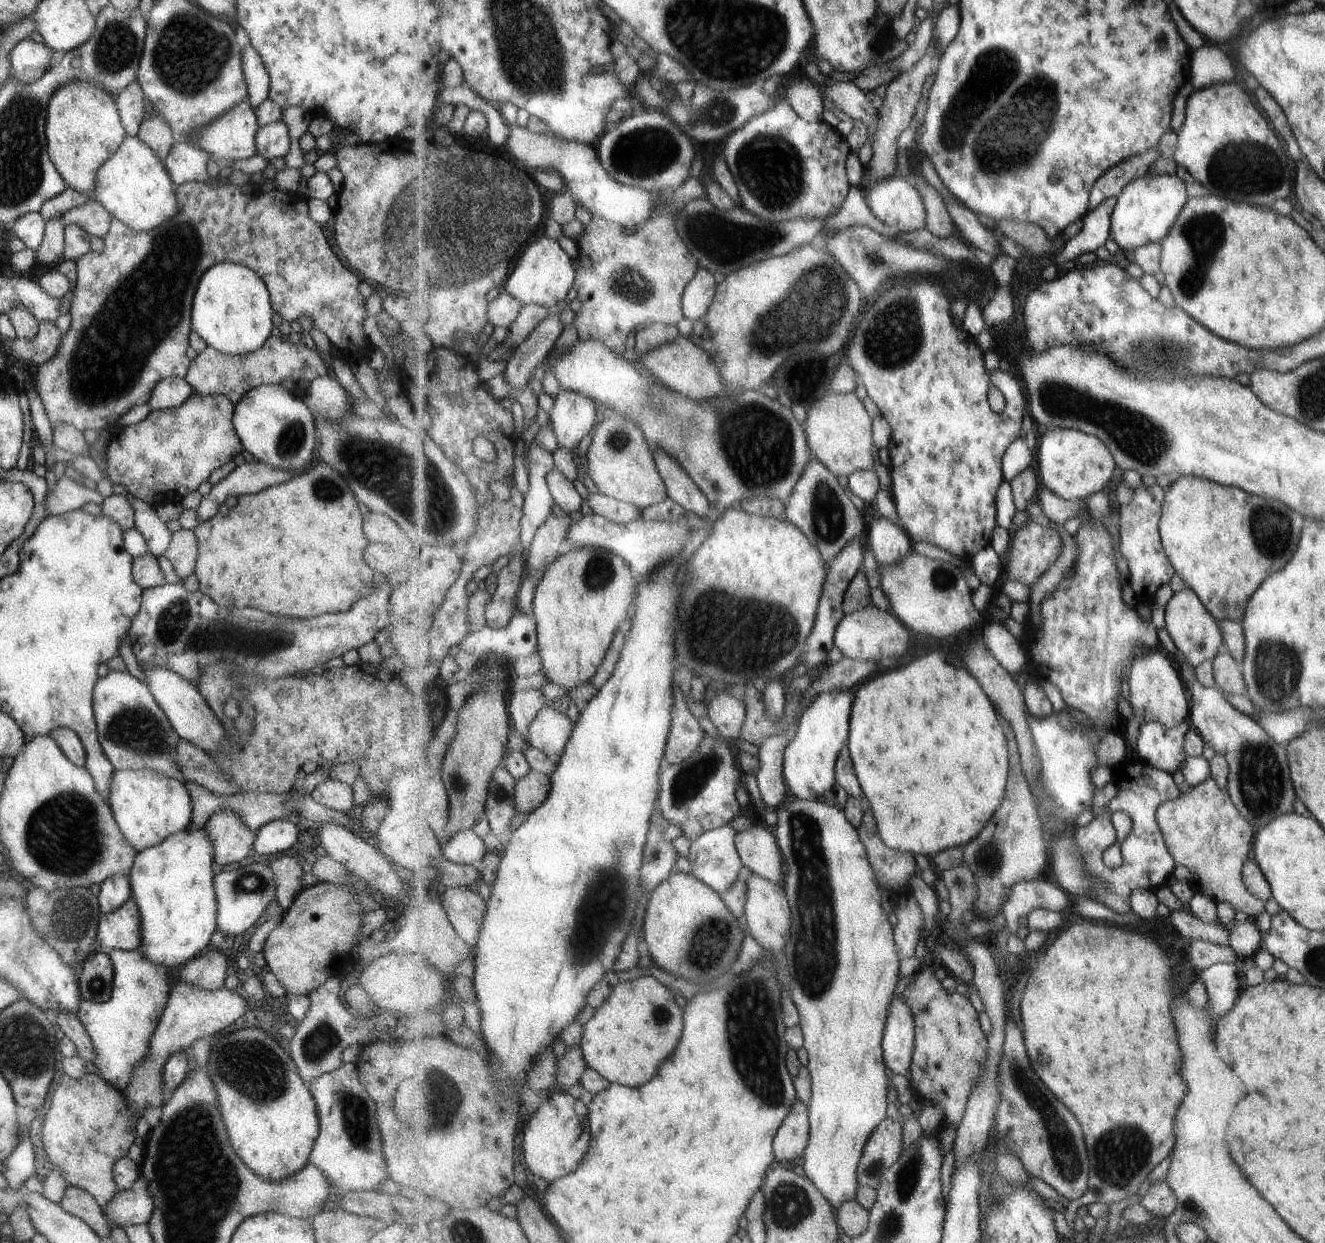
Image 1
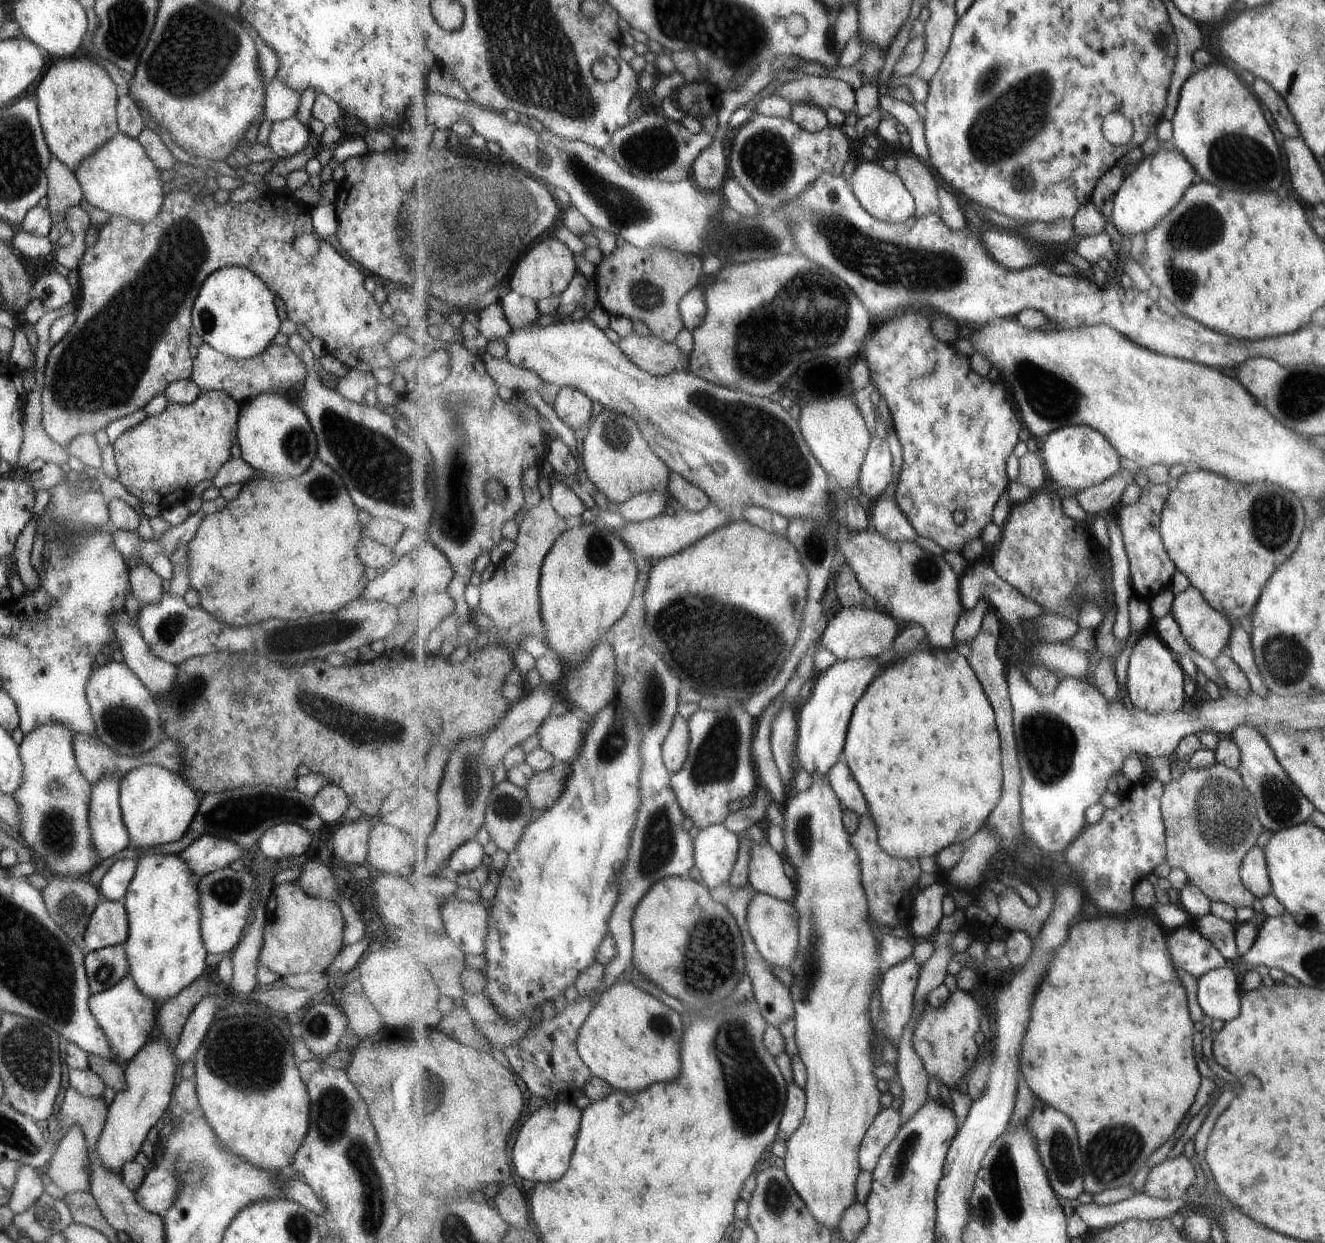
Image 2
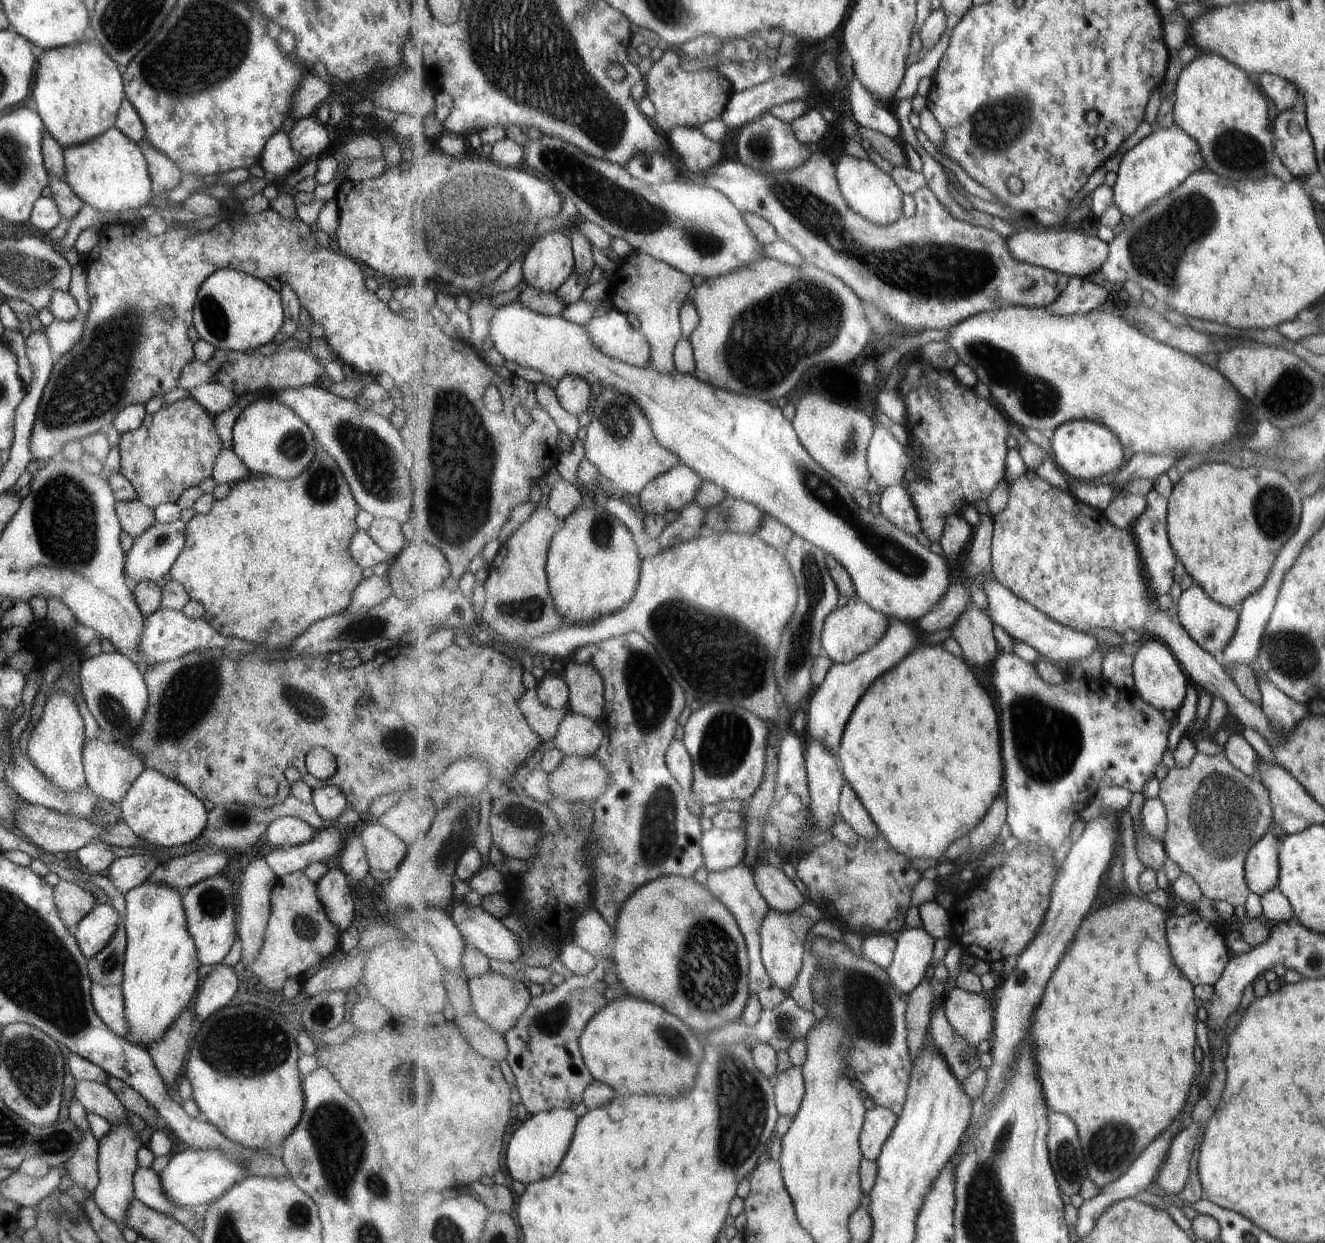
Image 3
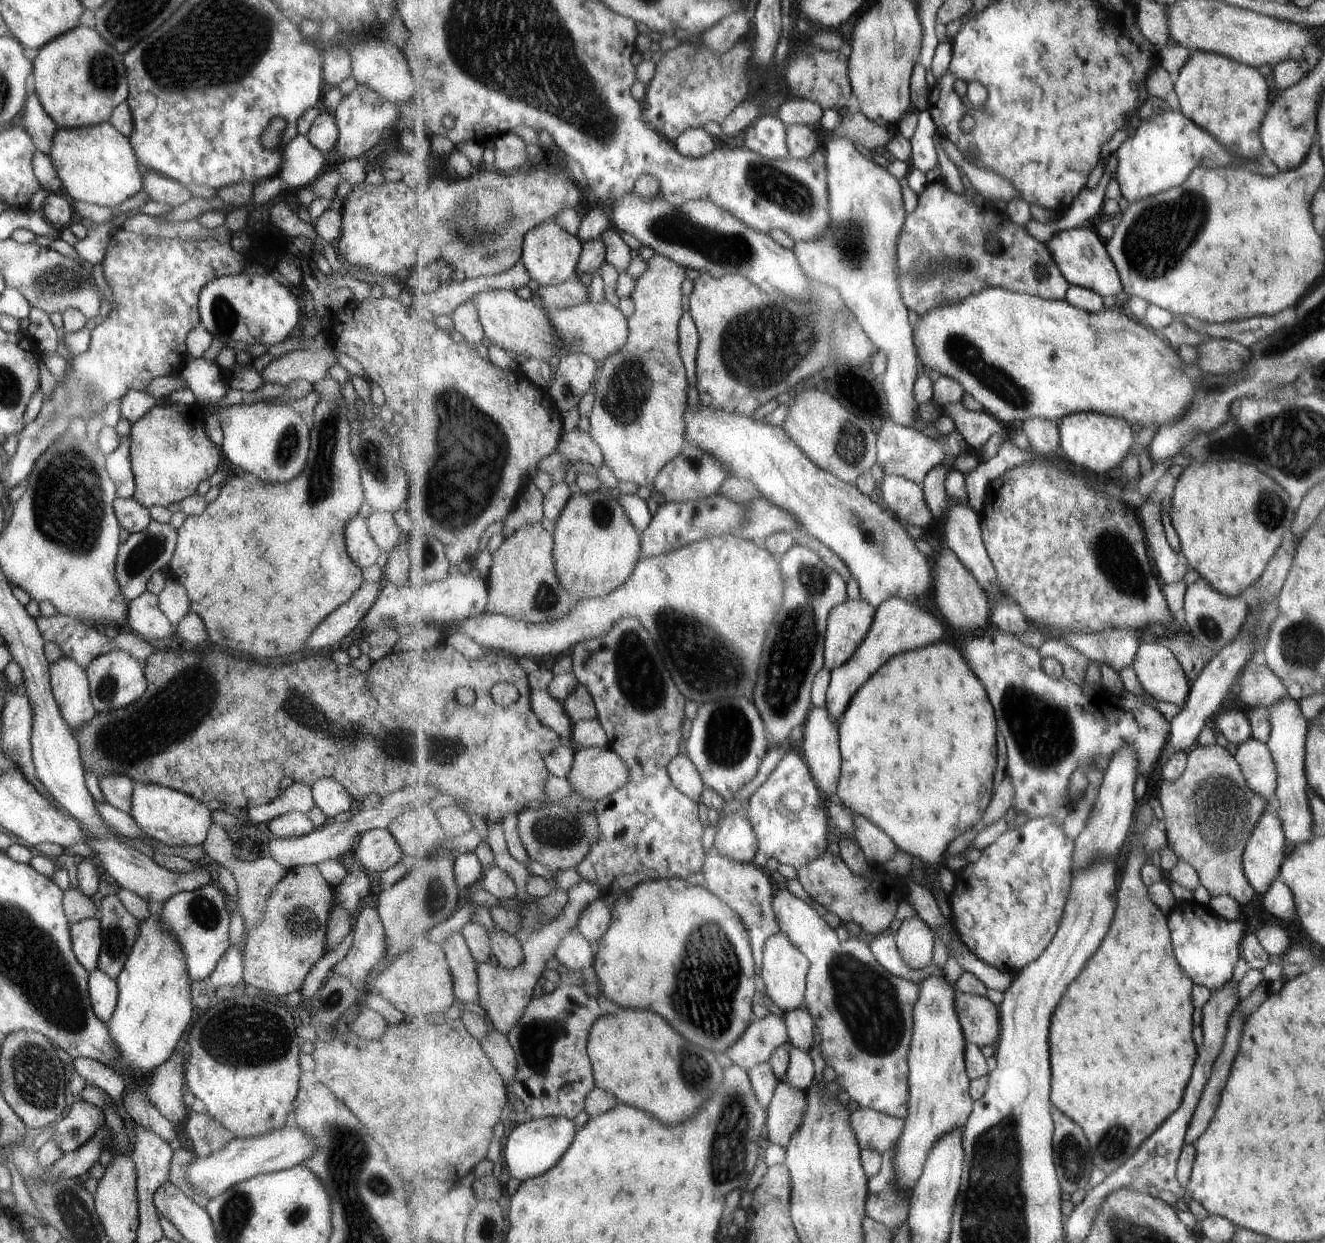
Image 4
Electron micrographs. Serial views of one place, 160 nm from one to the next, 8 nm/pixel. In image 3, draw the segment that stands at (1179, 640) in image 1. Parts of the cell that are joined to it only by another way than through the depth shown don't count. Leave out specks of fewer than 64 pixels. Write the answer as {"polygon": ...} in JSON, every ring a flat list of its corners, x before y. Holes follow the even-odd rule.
{"polygon":[[1195,584,1182,592,1178,602,1178,618,1188,633,1206,650,1218,663,1223,660,1223,652,1234,636,1235,622,1238,622,1237,610,1221,606,1205,594,1205,589]]}

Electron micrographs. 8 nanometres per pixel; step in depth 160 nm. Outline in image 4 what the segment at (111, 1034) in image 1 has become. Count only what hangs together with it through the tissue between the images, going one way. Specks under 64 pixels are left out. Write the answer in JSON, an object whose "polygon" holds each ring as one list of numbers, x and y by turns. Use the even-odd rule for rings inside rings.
{"polygon":[[97,969,88,972,89,1004,101,1022,106,1023,111,1018,115,1010,117,995,116,979,109,978]]}

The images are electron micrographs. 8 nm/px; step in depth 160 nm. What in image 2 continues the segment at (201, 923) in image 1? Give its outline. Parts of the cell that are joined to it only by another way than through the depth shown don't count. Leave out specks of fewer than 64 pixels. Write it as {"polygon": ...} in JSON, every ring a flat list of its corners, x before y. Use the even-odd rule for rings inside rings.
{"polygon":[[145,854,136,859,135,874,122,899,127,918,127,975,133,986,158,1007,189,986,206,968,206,952,199,934,197,878,175,854]]}

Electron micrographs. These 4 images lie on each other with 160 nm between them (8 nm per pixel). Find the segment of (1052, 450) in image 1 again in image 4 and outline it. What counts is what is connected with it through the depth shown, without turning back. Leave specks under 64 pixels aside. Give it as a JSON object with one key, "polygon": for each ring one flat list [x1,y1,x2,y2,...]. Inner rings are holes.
{"polygon":[[1077,413,1059,421,1061,454,1074,464,1075,468,1095,472,1098,476,1107,475,1113,468,1129,456,1136,440,1136,431,1122,418,1110,417,1101,413]]}

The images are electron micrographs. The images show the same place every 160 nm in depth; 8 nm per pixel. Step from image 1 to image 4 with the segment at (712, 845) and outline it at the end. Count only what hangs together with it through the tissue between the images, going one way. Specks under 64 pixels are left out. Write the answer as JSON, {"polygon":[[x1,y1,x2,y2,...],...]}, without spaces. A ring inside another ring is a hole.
{"polygon":[[746,809,720,818,712,850,732,861,753,863,758,848,757,833]]}

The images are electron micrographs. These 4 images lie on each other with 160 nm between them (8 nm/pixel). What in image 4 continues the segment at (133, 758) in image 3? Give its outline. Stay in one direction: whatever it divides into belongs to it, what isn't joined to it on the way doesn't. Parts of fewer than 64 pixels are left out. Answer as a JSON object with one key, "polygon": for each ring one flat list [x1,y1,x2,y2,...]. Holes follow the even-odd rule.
{"polygon":[[123,773,98,778,98,785,104,801,113,808,127,814,130,809,132,783,133,780]]}

